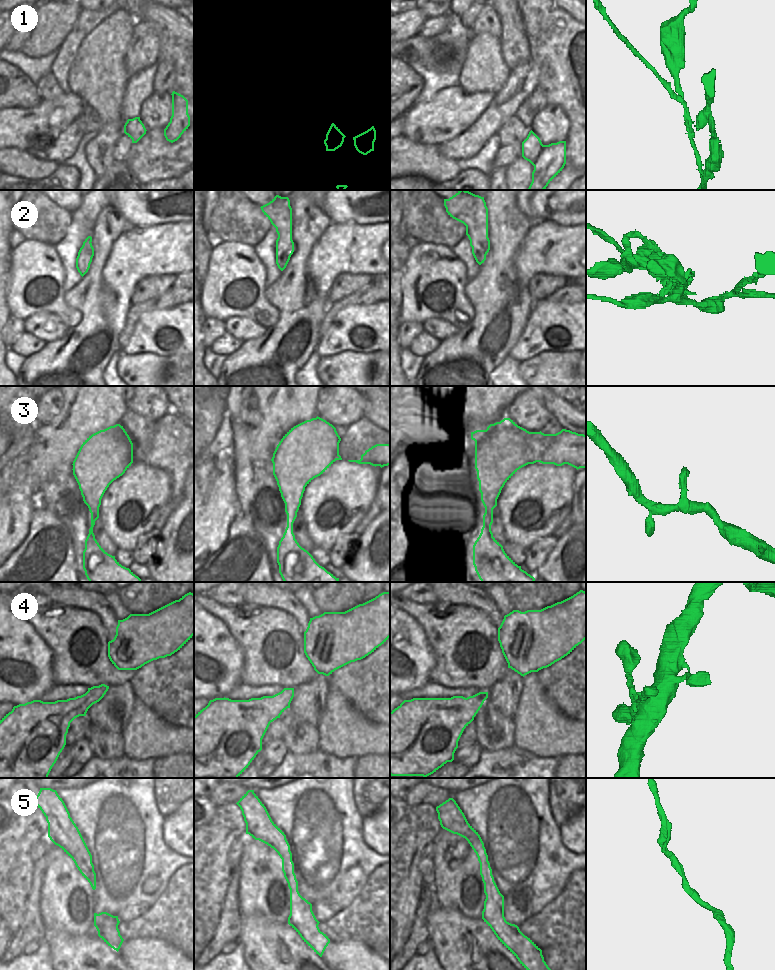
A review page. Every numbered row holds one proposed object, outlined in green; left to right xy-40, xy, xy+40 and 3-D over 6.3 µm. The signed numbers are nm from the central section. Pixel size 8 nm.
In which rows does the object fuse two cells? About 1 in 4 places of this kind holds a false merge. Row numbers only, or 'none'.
1, 2

